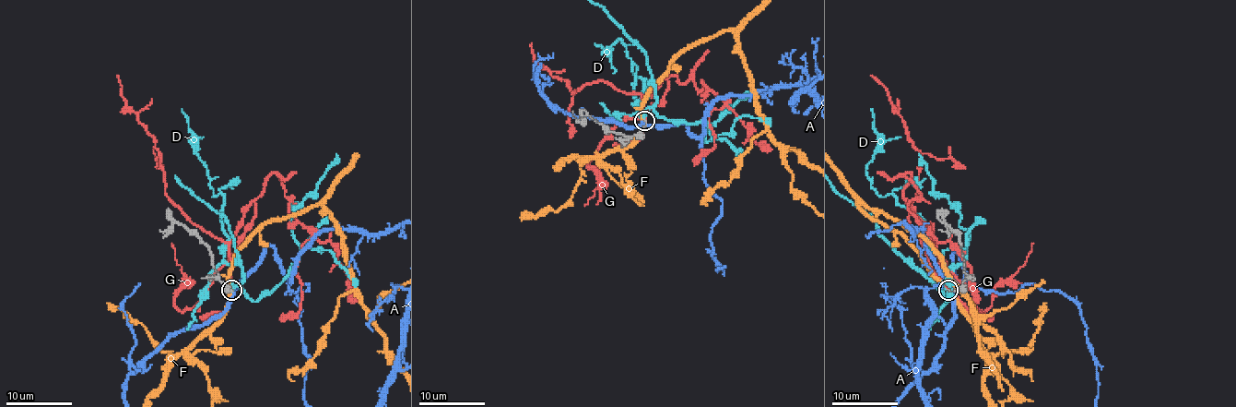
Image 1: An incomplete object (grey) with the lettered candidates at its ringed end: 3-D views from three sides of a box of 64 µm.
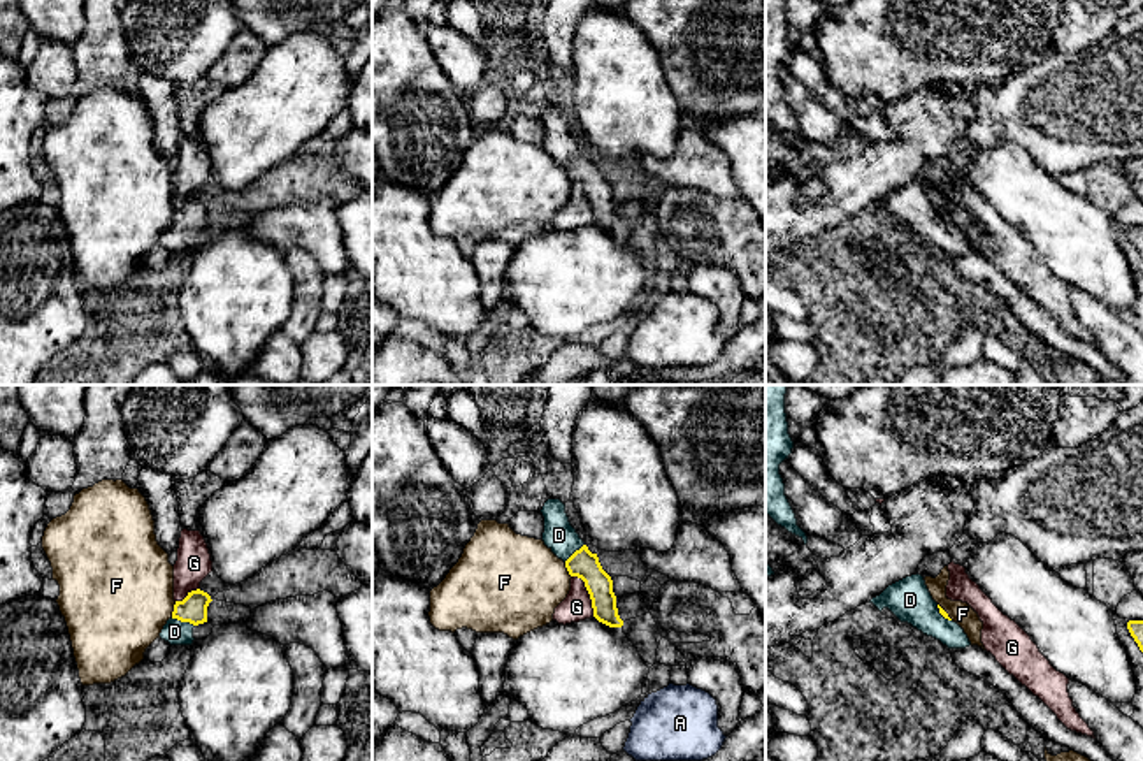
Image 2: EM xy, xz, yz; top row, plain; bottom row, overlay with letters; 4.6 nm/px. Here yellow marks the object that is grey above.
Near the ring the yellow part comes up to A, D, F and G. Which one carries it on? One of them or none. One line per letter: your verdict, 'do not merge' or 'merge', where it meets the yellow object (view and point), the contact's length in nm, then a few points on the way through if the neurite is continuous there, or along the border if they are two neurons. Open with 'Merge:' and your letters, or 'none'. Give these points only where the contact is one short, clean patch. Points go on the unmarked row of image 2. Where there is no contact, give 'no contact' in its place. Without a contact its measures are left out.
Merge: D
A: do not merge; no contact
D: merge; meets yellow in xy at (183, 227); contact 120 nm long; runs through xy (194, 215), (183, 227), (174, 238)
F: do not merge; meets yellow in xy at (174, 215); contact 80 nm long; border along xy (176, 208), (171, 222)
G: do not merge; meets yellow in xz at (589, 199); contact 220 nm long

